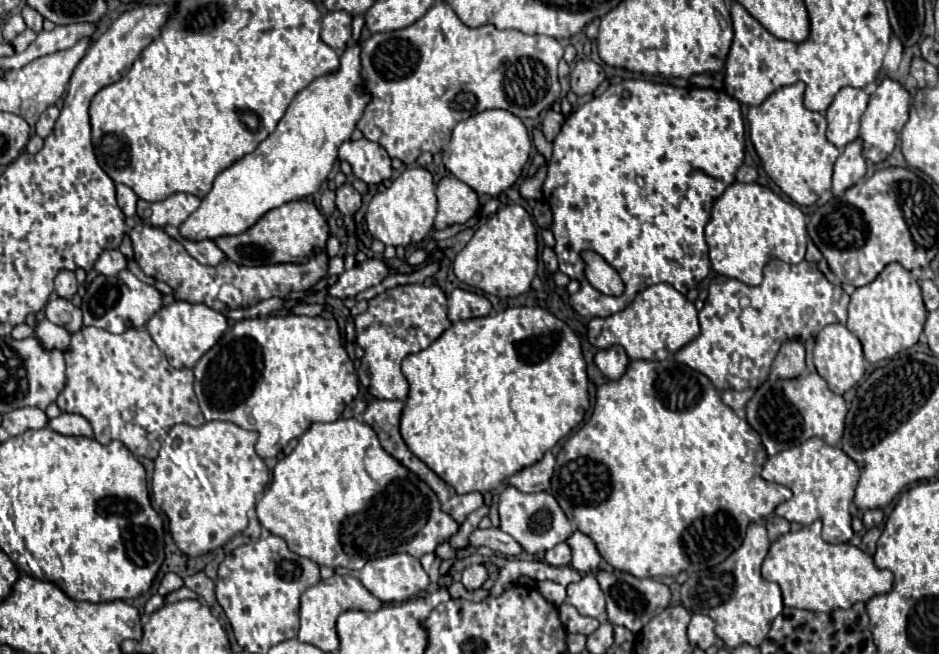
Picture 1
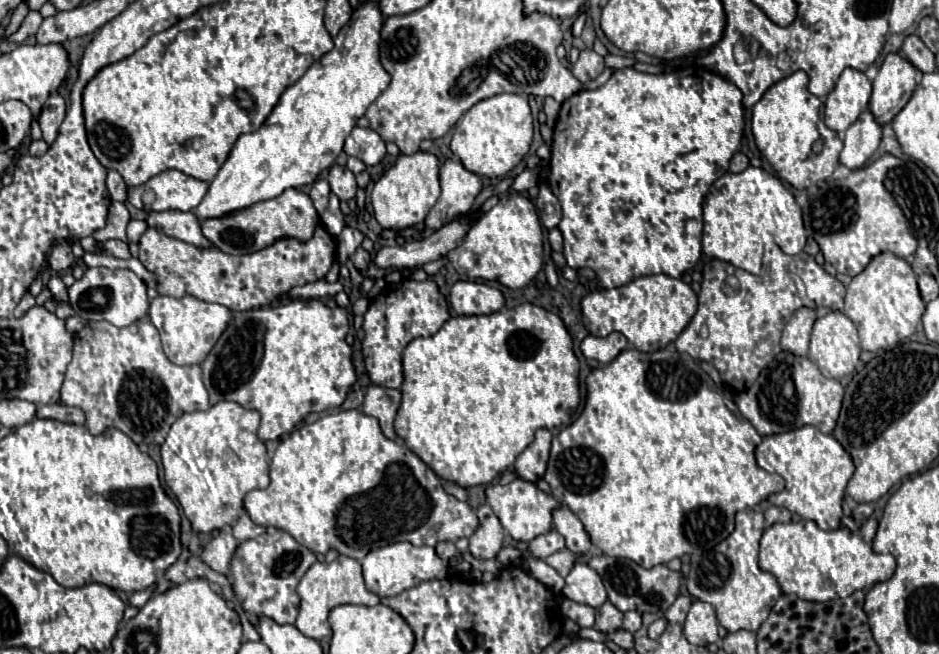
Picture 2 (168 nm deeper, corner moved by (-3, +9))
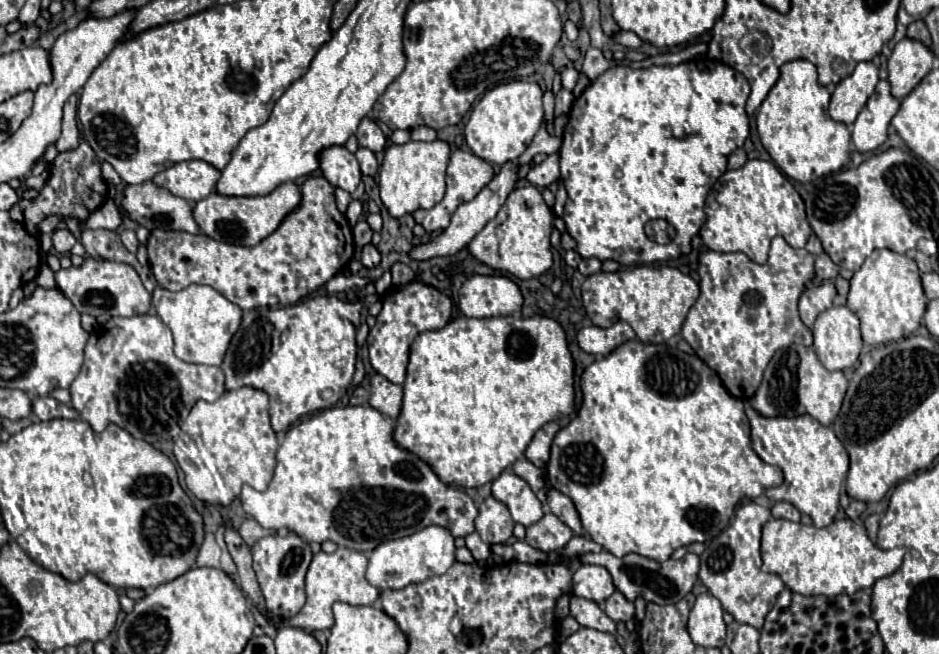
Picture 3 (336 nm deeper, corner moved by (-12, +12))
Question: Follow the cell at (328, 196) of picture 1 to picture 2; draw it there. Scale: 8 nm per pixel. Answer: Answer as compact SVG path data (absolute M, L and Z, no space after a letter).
M335 194L329 196L329 204L325 208L325 212L321 214L321 224L325 226L325 230L329 230L329 234L339 236L345 222L343 222L343 214L339 210L339 198Z

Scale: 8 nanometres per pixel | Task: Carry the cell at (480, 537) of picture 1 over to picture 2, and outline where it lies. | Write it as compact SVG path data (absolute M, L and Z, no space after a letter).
M337 410L337 412L331 412L323 418L319 418L317 422L313 424L305 424L297 430L293 430L289 436L285 436L279 444L279 448L275 450L273 458L271 458L271 484L265 488L265 490L253 490L245 496L245 508L251 516L251 520L259 526L275 526L275 528L281 528L285 532L289 532L299 544L303 544L305 548L309 548L311 552L319 552L319 554L327 554L329 550L337 550L339 554L343 556L349 556L353 560L363 560L365 554L369 554L371 550L375 548L381 548L381 546L387 546L387 544L395 544L395 542L401 542L401 540L407 540L411 542L413 546L435 546L437 542L441 540L447 540L447 542L455 542L463 536L471 536L477 526L479 526L479 518L477 514L473 512L473 508L467 504L467 502L459 502L455 496L447 494L437 478L437 474L417 456L413 454L407 446L401 446L397 444L395 440L389 440L383 436L381 428L379 428L379 422L377 418L373 416L367 416L359 410Z

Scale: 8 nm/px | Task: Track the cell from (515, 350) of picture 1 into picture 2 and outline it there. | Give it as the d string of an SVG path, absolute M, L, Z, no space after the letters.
M519 304L515 308L509 310L499 310L493 314L485 314L485 316L451 316L437 334L429 336L429 338L415 338L413 342L407 344L407 348L403 350L403 386L401 386L401 408L397 412L395 418L395 430L397 434L405 440L405 444L429 466L435 470L435 474L439 474L443 480L455 482L459 486L471 488L471 486L479 486L479 484L491 484L495 478L499 478L507 468L513 466L515 458L525 450L525 446L529 446L529 442L533 442L535 432L539 428L559 428L559 426L567 426L571 424L571 414L577 410L579 406L579 360L573 352L573 340L563 324L563 320L541 308L535 304Z

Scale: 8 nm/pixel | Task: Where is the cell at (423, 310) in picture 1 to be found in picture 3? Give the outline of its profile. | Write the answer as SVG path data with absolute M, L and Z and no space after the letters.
M420 281L390 287L384 299L384 307L376 317L376 325L370 329L370 335L366 339L372 367L388 381L402 385L406 377L410 343L422 331L442 329L448 323L450 313L452 313L452 301L434 287L426 287Z

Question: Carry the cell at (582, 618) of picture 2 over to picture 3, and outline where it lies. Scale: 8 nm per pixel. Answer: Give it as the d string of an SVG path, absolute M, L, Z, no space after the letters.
M570 597L570 615L582 625L582 627L592 627L598 631L608 631L616 633L616 623L594 603L588 599L580 597Z

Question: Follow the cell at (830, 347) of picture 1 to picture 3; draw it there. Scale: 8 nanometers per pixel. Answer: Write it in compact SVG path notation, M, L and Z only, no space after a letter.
M830 307L812 327L814 351L828 371L842 371L858 361L862 349L860 321L848 307Z

